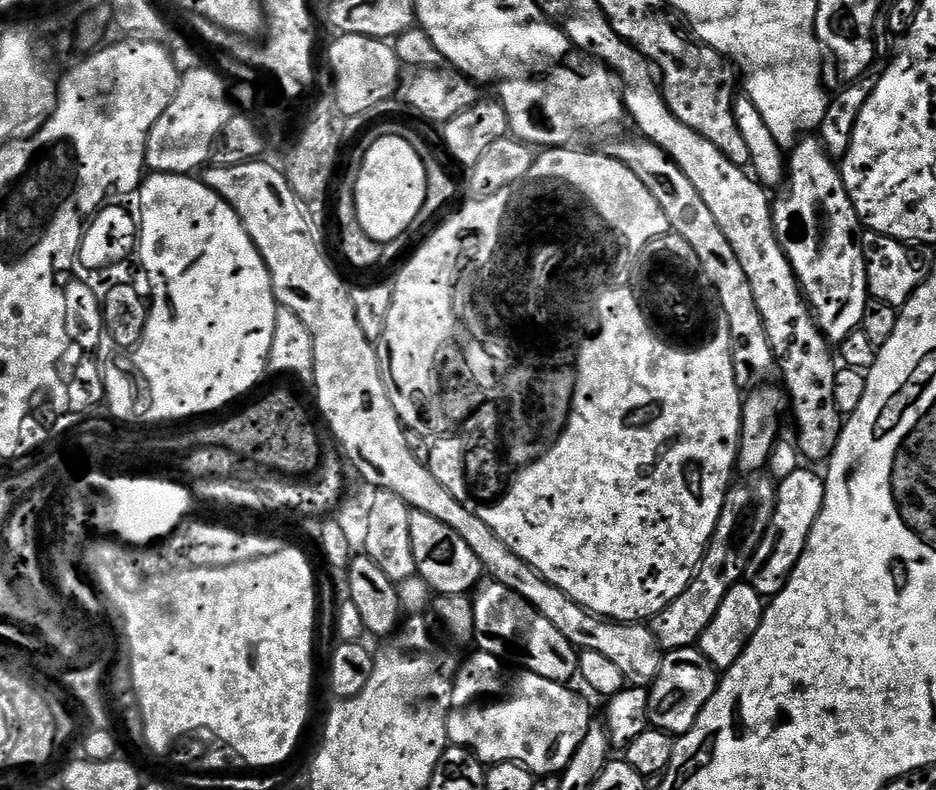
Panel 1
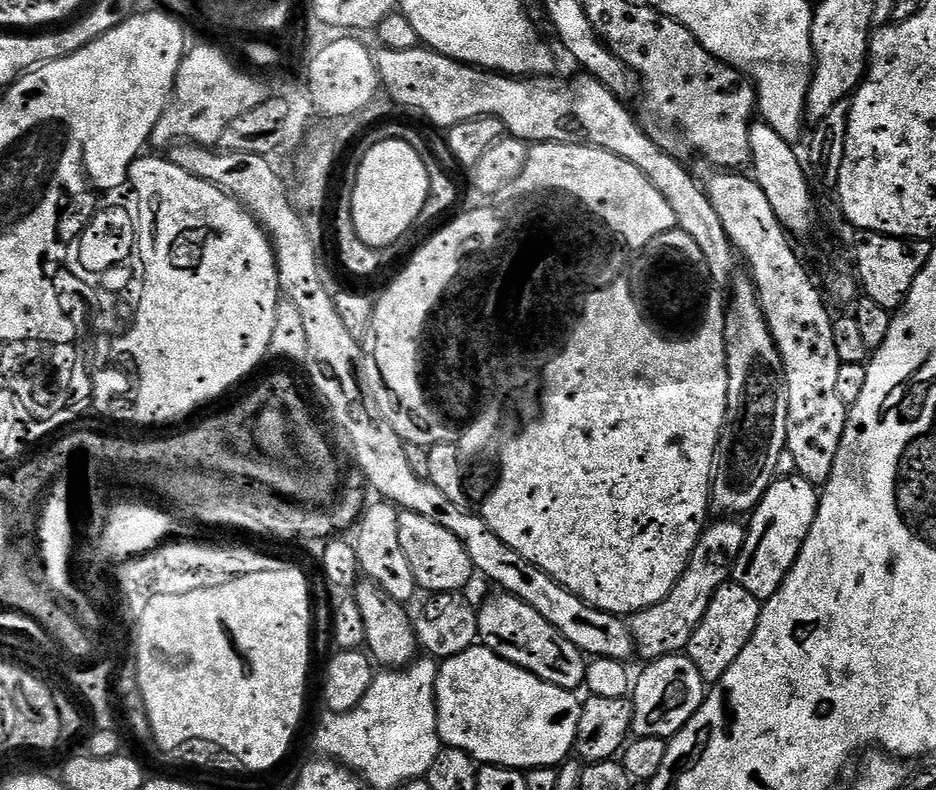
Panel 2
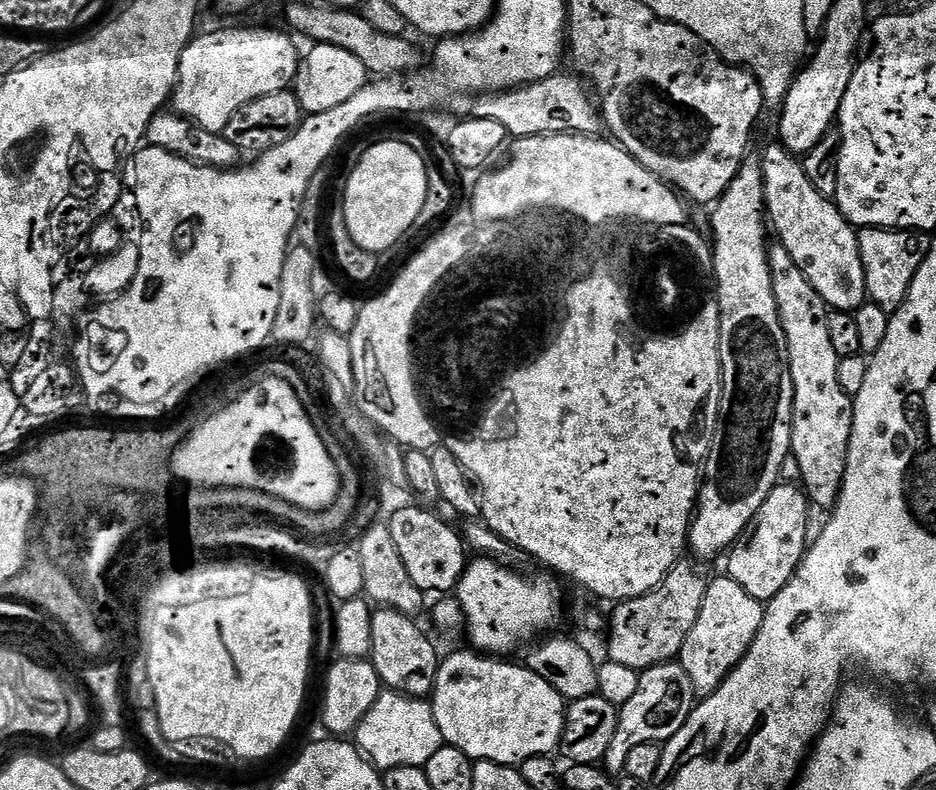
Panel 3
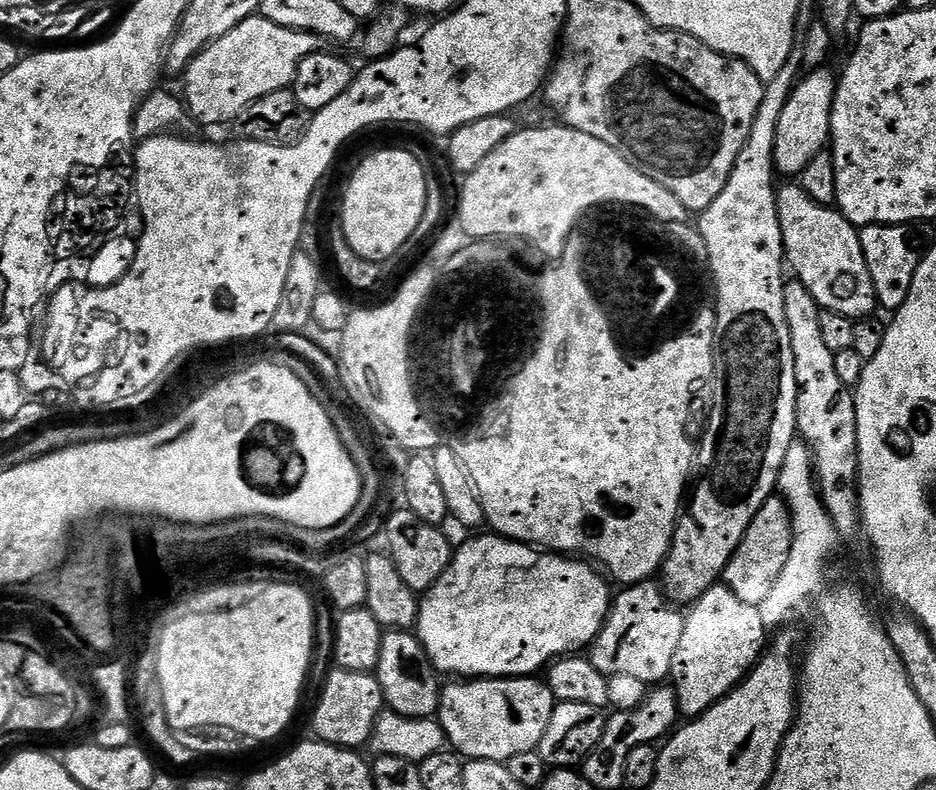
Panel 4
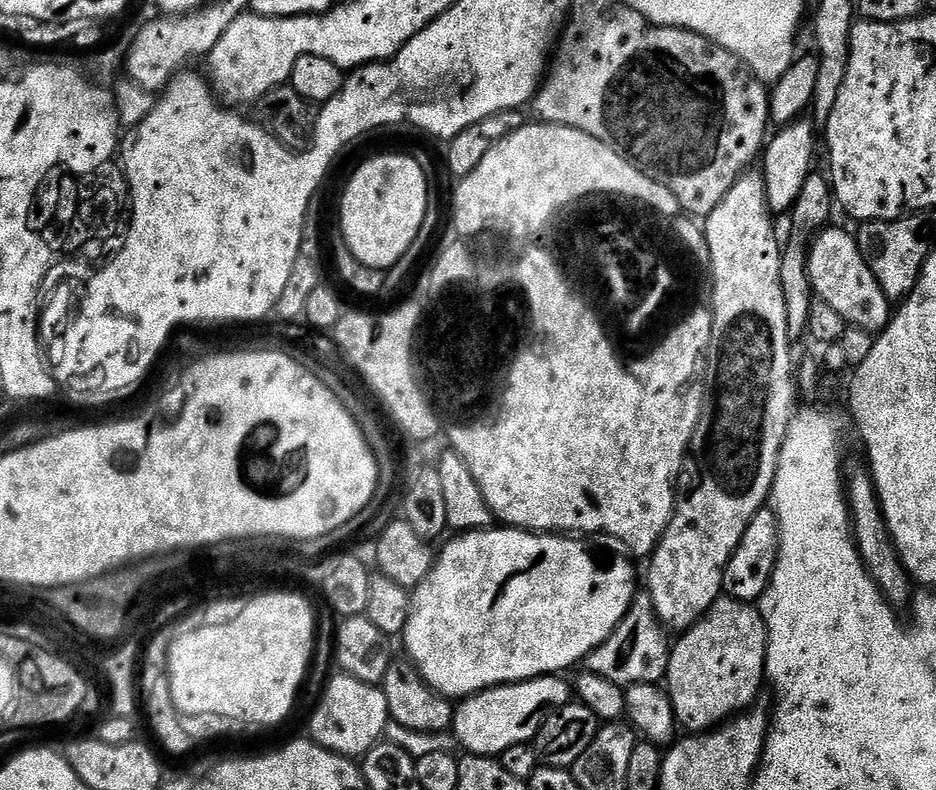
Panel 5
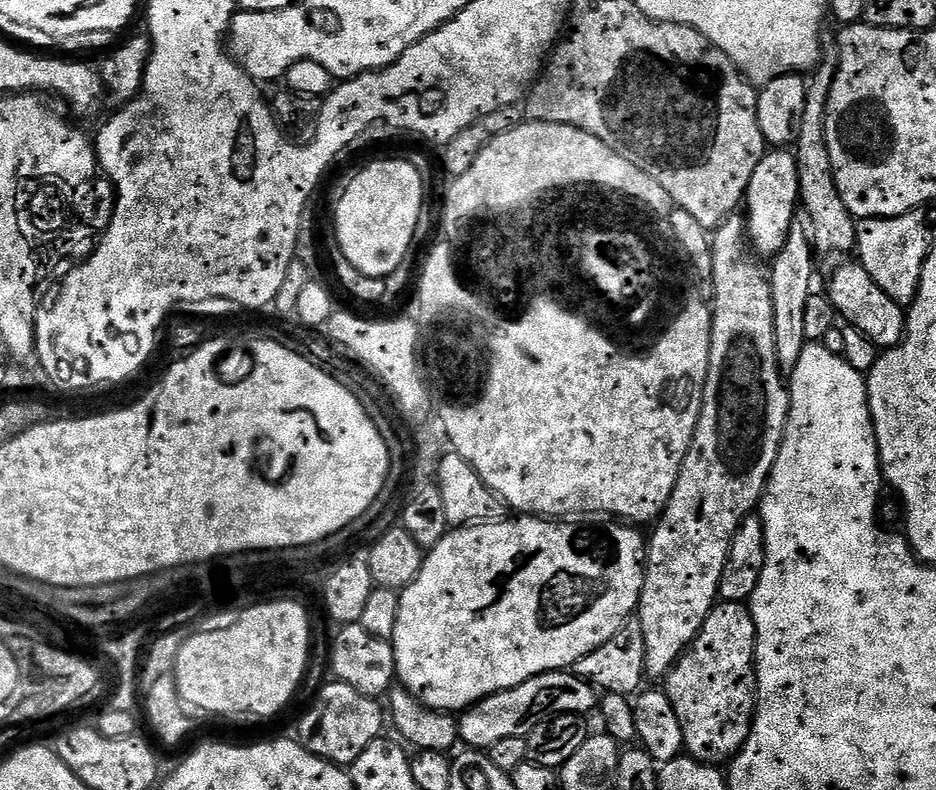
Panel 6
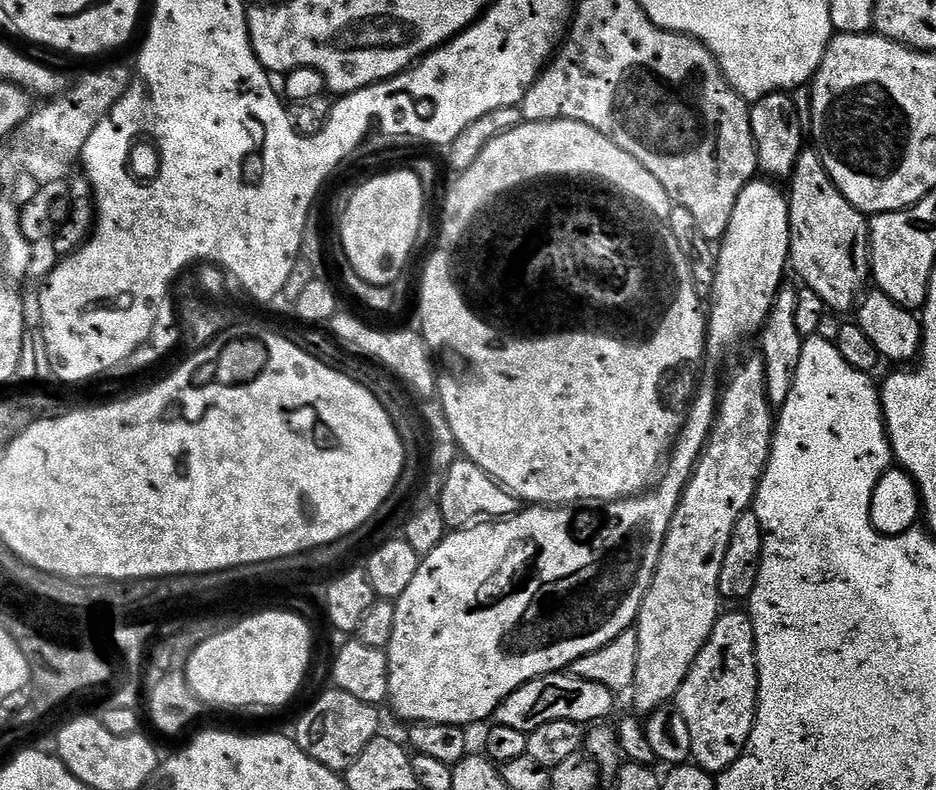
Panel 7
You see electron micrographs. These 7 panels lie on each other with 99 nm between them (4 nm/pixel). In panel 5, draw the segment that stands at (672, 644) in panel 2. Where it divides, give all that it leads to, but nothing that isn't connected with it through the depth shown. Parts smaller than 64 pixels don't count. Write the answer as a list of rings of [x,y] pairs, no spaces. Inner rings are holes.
[[[637,594],[622,622],[586,657],[587,671],[614,682],[619,688],[628,688],[631,684],[660,684],[668,675],[670,655],[669,633],[662,627],[660,619],[647,594]]]

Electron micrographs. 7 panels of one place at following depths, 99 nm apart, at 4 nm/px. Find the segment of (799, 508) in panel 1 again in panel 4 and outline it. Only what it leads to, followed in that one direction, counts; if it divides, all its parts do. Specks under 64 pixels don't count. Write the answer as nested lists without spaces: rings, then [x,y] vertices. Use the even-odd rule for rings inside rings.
[[[774,494],[766,502],[762,502],[762,510],[758,510],[758,514],[754,514],[754,522],[750,522],[750,526],[746,526],[746,534],[742,534],[742,542],[738,542],[738,550],[734,550],[724,571],[722,582],[730,590],[734,590],[734,594],[738,594],[738,598],[742,598],[742,602],[750,602],[750,606],[759,608],[762,602],[766,602],[770,590],[774,590],[774,582],[778,582],[778,576],[785,569],[791,550],[792,510],[783,496]]]

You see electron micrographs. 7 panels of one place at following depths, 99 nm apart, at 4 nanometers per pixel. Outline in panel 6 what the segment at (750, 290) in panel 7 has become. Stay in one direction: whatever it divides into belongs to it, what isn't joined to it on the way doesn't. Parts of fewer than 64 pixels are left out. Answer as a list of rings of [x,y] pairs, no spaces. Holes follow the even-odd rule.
[[[788,150],[765,151],[762,162],[758,162],[750,178],[746,197],[746,231],[751,251],[757,257],[771,258],[782,250],[782,246],[786,246],[786,238],[798,216],[799,204],[800,183],[795,155]]]

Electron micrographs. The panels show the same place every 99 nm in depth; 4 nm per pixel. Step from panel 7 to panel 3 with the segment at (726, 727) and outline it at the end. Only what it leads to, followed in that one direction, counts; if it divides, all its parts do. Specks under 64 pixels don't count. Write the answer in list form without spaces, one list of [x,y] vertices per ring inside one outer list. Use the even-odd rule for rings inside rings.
[[[721,574],[717,580],[709,579],[706,598],[702,598],[702,610],[698,610],[698,622],[694,622],[694,630],[690,630],[690,638],[686,638],[678,657],[697,697],[714,694],[714,690],[718,690],[718,686],[722,686],[736,669],[738,662],[742,662],[762,626],[764,610],[765,605],[758,598],[750,598],[732,576]]]

